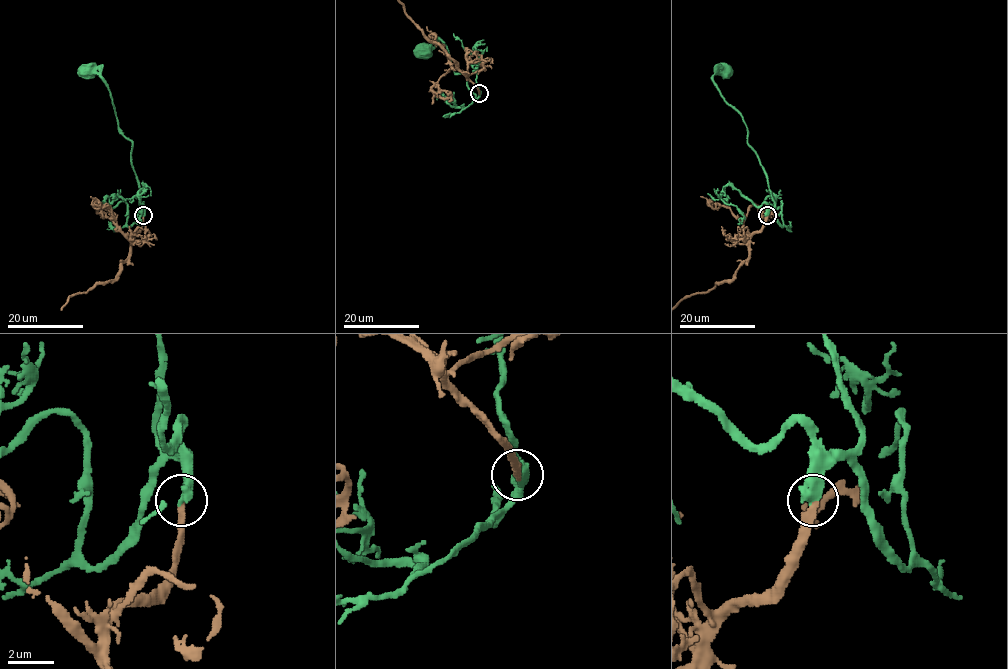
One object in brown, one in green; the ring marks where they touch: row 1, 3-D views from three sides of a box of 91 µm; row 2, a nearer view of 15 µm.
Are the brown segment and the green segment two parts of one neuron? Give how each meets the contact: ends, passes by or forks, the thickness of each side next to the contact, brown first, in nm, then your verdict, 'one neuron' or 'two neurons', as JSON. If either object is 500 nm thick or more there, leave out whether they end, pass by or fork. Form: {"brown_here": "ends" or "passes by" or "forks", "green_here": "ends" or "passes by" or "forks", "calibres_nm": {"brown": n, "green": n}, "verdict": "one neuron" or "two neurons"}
{"brown_here": "ends", "green_here": "ends", "calibres_nm": {"brown": 300, "green": 480}, "verdict": "one neuron"}

